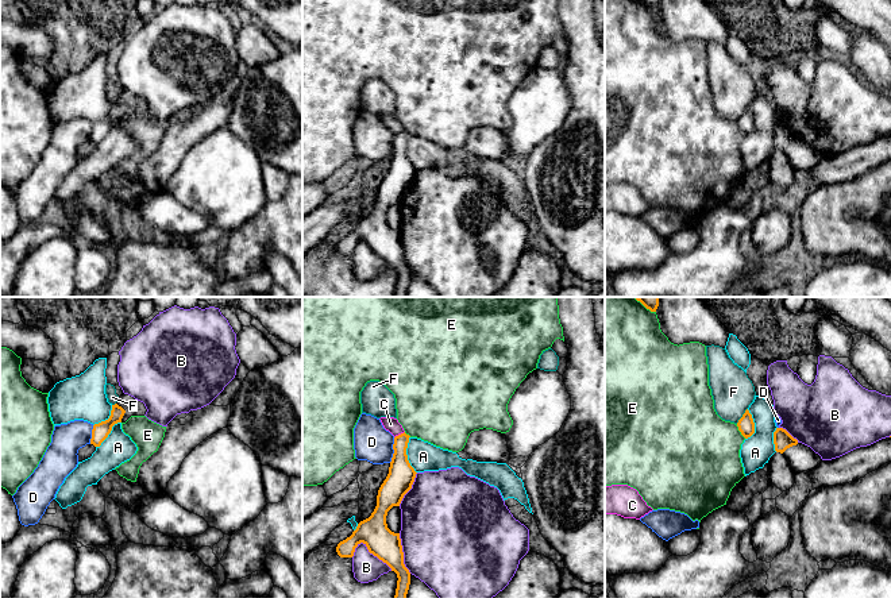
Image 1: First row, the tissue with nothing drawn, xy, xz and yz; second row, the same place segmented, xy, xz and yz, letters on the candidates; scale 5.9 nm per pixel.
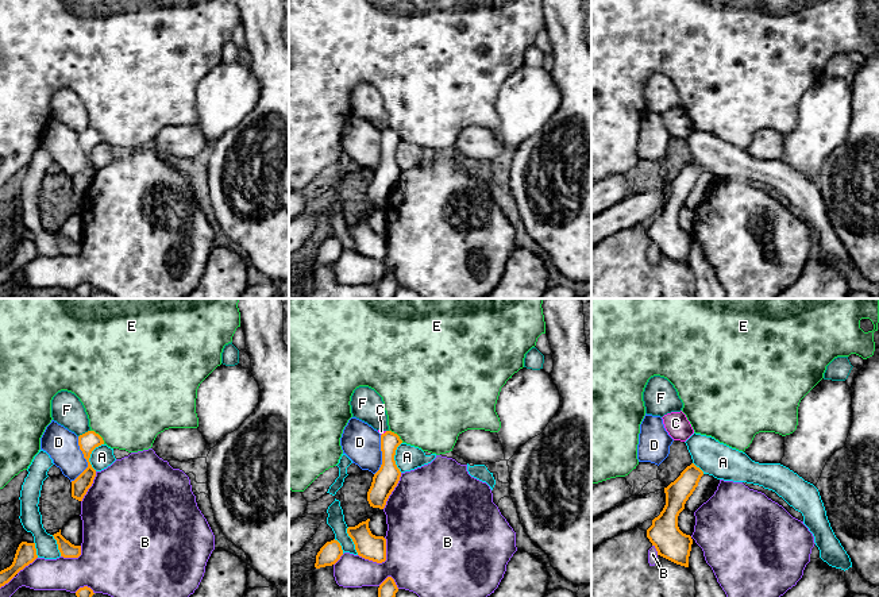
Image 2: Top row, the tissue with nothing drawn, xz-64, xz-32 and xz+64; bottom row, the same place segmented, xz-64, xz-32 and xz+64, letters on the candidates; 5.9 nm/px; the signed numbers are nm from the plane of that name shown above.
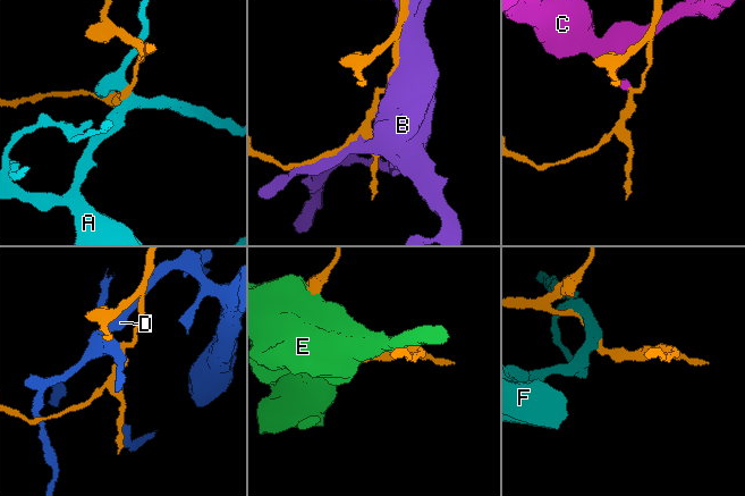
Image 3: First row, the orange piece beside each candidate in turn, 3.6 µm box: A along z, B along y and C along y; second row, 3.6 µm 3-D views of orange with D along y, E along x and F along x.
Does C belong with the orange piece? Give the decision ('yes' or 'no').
no

